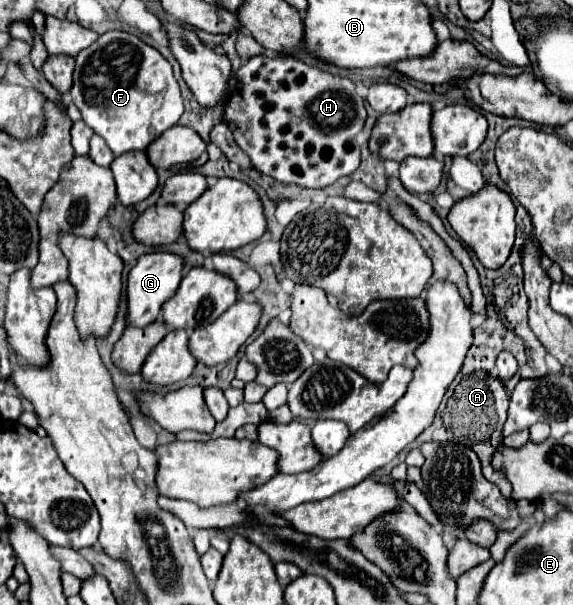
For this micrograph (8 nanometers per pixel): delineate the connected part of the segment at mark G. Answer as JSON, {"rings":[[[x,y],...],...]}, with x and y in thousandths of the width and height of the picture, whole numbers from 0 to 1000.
{"rings":[[[267,415],[267,418],[246,421],[222,461],[222,491],[225,491],[222,531],[236,540],[253,540],[267,534],[277,524],[284,501],[305,488],[316,468],[316,458],[319,458],[319,425],[291,415]]]}

